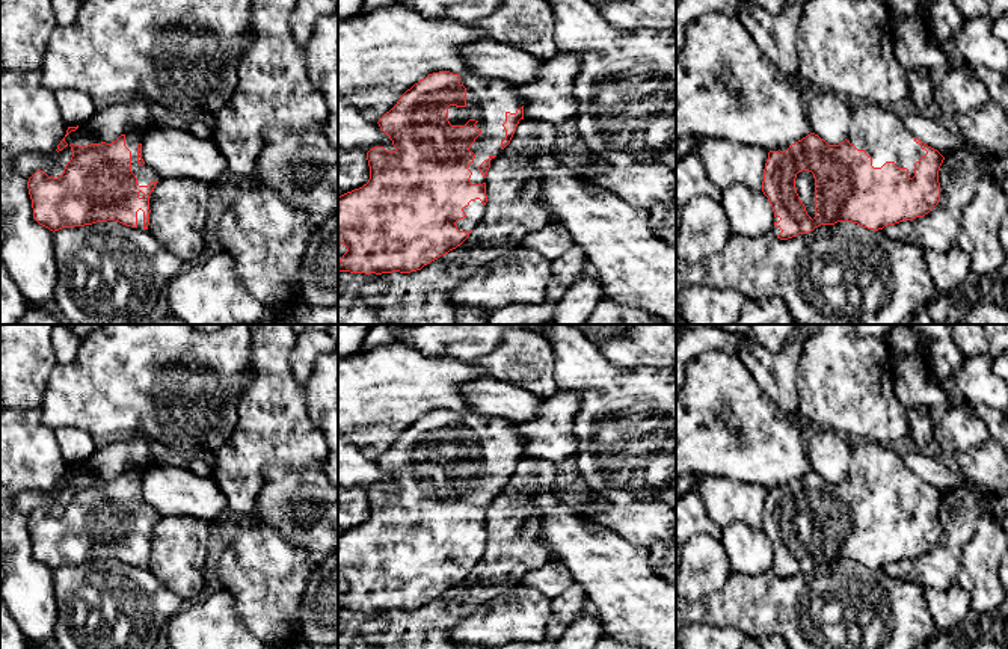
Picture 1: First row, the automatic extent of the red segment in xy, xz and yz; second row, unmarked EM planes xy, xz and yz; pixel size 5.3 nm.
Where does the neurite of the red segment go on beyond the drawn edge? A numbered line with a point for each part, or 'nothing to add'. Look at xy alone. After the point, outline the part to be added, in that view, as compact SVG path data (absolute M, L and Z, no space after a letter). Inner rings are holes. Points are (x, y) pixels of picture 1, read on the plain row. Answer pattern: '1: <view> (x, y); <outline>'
1: xy (144, 512); M149 463L137 468L128 468L125 472L125 484L131 489L131 510L137 516L139 524L148 524L151 519L160 519L158 512L149 504L137 501L137 483L143 478L143 471Z

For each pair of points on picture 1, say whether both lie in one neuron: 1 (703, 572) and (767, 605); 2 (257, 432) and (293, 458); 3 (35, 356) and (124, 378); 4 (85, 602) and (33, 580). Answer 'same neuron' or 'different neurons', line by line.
1: different neurons
2: same neuron
3: different neurons
4: different neurons

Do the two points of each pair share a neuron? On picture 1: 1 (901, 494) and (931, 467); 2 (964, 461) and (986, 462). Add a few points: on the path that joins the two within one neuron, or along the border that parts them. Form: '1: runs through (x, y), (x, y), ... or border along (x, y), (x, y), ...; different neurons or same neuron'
1: border along (901, 456), (903, 462), (915, 474), (943, 495); different neurons
2: runs through (969, 462), (981, 462); same neuron

